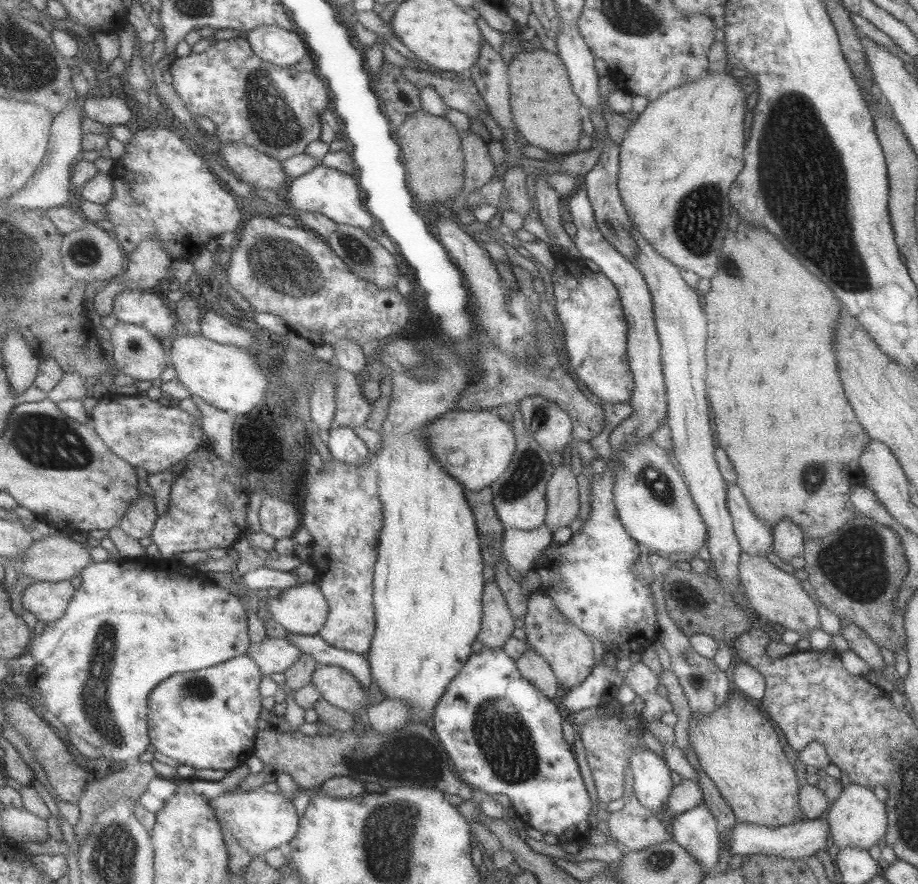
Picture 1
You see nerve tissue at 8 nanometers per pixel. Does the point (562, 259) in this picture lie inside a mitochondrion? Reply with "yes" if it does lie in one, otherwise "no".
no

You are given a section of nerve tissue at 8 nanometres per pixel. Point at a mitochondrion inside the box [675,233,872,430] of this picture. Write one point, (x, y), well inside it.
(728, 265)

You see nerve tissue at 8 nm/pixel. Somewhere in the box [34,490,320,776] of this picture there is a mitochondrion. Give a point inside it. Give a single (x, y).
(99, 658)

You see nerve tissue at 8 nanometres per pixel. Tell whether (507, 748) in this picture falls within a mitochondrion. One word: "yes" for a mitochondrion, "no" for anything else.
yes

